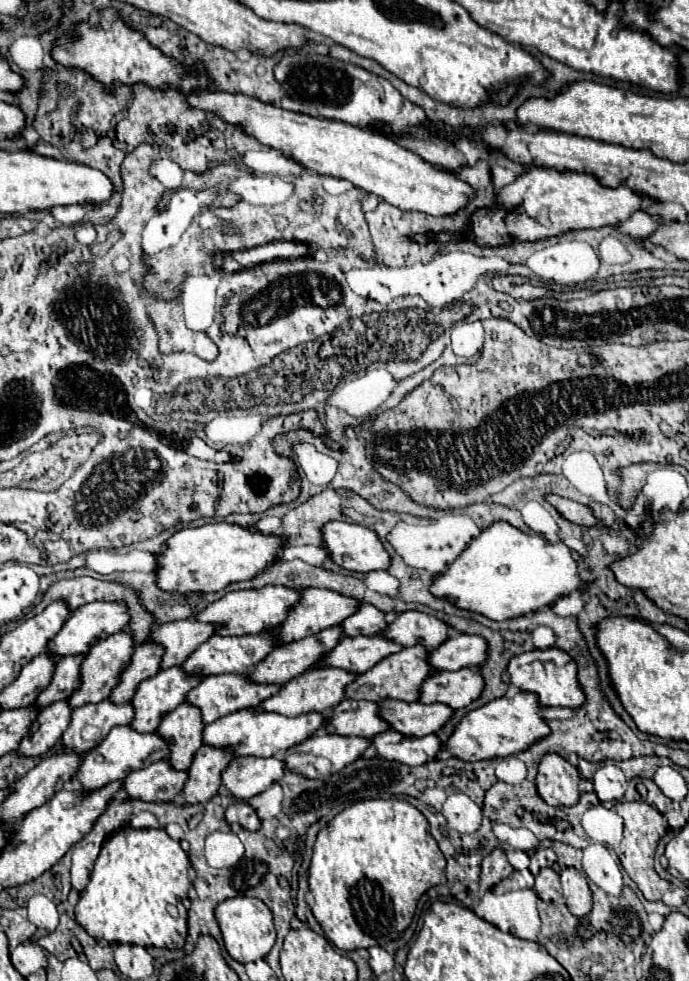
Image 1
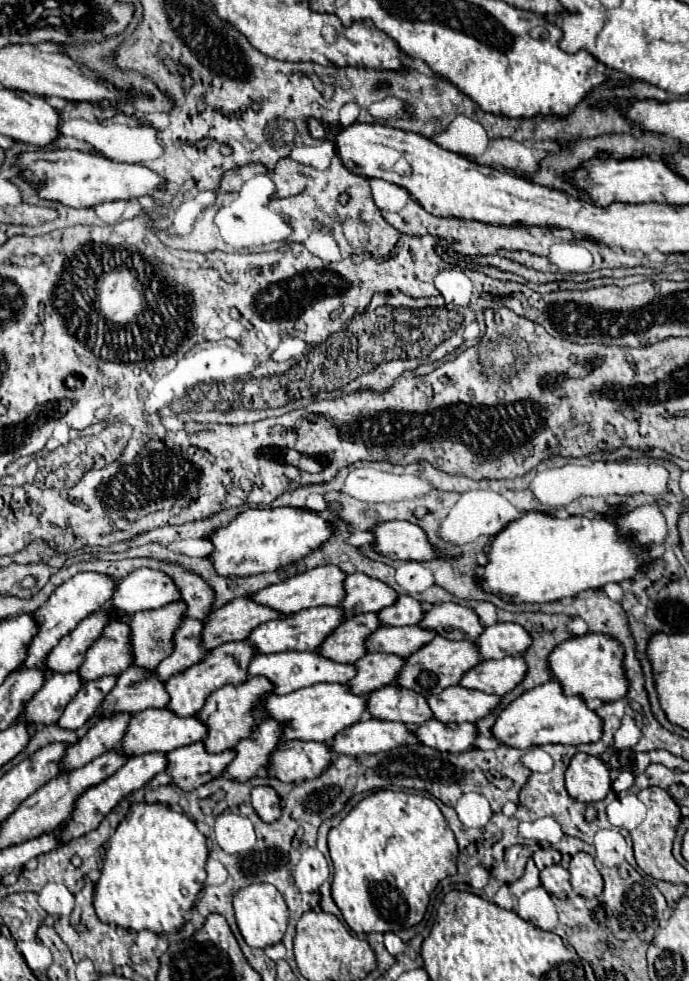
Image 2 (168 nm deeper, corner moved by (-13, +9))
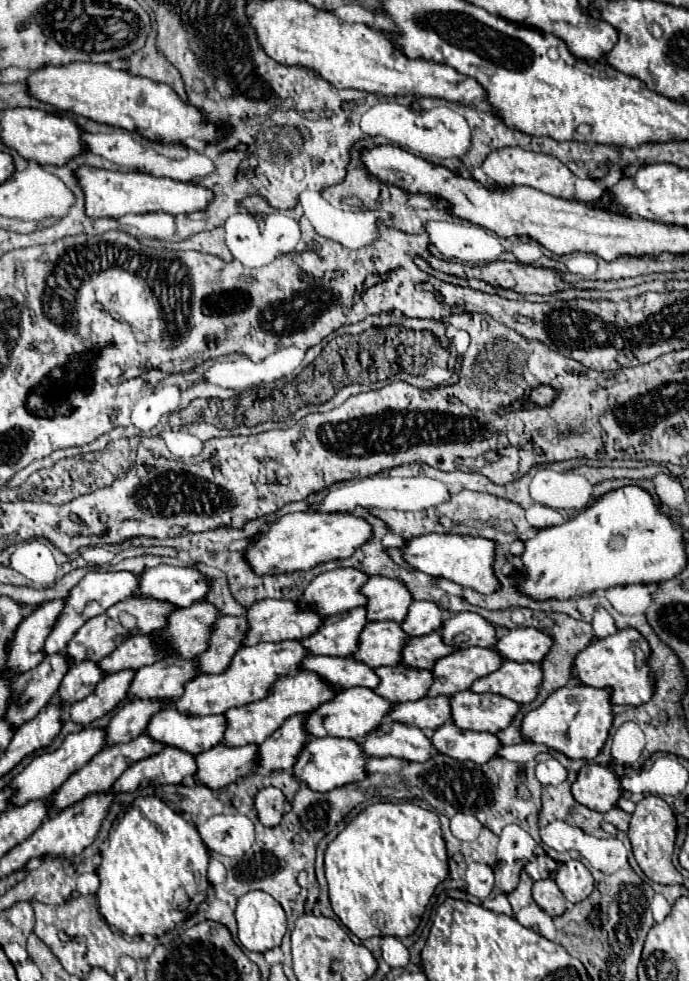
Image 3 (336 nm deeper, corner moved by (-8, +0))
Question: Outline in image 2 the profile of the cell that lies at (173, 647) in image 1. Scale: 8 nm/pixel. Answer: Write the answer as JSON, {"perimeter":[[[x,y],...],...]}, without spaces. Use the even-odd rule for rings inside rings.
{"perimeter":[[[240,597],[228,605],[216,609],[204,625],[202,643],[206,649],[216,649],[228,641],[244,641],[262,623],[272,619],[284,619],[286,615],[266,605],[252,601],[252,597]]]}

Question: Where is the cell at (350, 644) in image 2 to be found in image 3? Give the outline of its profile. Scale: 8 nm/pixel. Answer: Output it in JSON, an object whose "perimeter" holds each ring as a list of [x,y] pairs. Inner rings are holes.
{"perimeter":[[[367,622],[351,658],[365,662],[369,668],[395,666],[401,660],[405,640],[407,634],[401,630],[399,622]]]}

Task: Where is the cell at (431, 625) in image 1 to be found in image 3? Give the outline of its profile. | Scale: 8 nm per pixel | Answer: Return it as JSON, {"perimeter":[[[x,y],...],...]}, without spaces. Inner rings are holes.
{"perimeter":[[[457,612],[455,616],[451,616],[443,622],[439,632],[441,632],[441,638],[445,644],[453,644],[455,634],[465,634],[467,642],[461,644],[465,648],[469,648],[469,646],[491,648],[497,640],[495,626],[473,612]]]}

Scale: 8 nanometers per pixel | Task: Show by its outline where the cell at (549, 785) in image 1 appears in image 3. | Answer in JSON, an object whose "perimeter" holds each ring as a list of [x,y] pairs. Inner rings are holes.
{"perimeter":[[[587,762],[577,772],[577,778],[571,786],[571,794],[579,804],[587,806],[589,810],[607,812],[615,806],[621,796],[619,778],[605,766]]]}

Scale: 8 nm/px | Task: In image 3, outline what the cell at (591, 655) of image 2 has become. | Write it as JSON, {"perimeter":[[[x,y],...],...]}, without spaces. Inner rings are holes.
{"perimeter":[[[633,628],[617,630],[615,634],[611,634],[603,640],[595,640],[585,650],[577,652],[577,656],[573,660],[571,674],[575,680],[579,680],[585,686],[611,688],[613,690],[611,692],[613,704],[639,706],[639,704],[649,702],[653,696],[651,676],[649,676],[649,666],[647,666],[647,654],[649,654],[649,646],[637,630],[633,630]],[[637,642],[641,642],[641,664],[637,662],[637,656],[635,656],[635,644]]]}

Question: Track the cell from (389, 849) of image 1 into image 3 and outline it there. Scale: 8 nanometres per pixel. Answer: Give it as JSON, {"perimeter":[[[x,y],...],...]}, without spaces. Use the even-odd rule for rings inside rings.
{"perimeter":[[[411,802],[367,806],[327,846],[325,876],[333,912],[359,940],[413,934],[435,886],[449,876],[437,814]]]}

